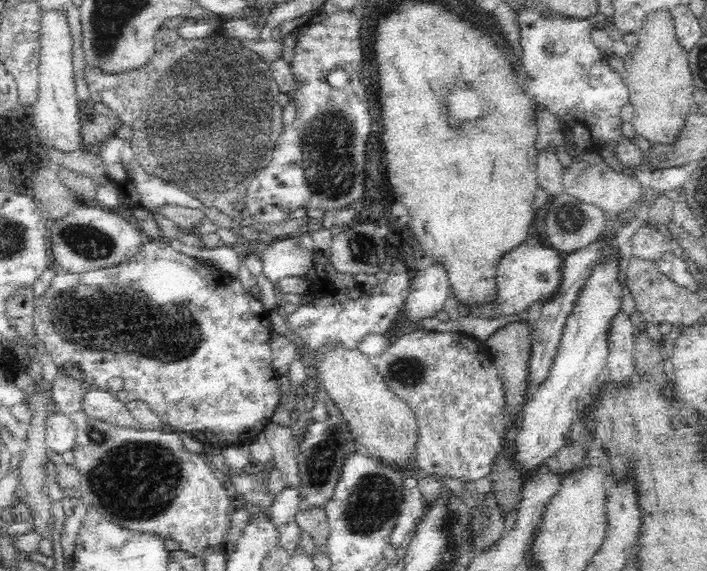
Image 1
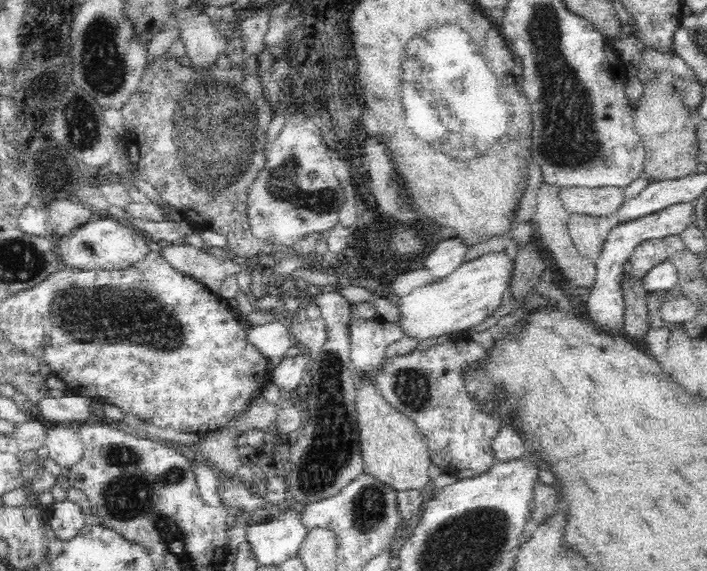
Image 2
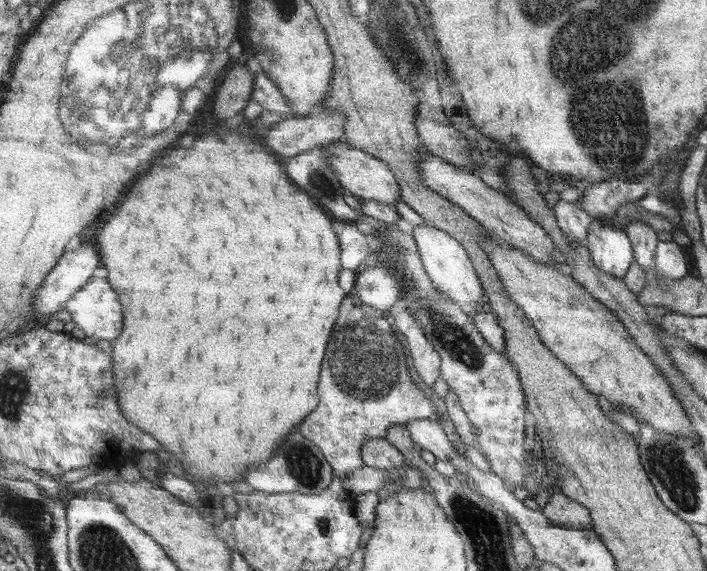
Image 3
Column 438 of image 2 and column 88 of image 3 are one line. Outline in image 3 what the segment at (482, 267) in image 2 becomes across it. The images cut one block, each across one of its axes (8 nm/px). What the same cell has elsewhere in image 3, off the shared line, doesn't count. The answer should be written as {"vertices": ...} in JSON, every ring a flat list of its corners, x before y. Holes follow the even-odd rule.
{"vertices":[[95,276,65,304,72,322,87,336,111,343,123,332,123,306,108,278]]}

